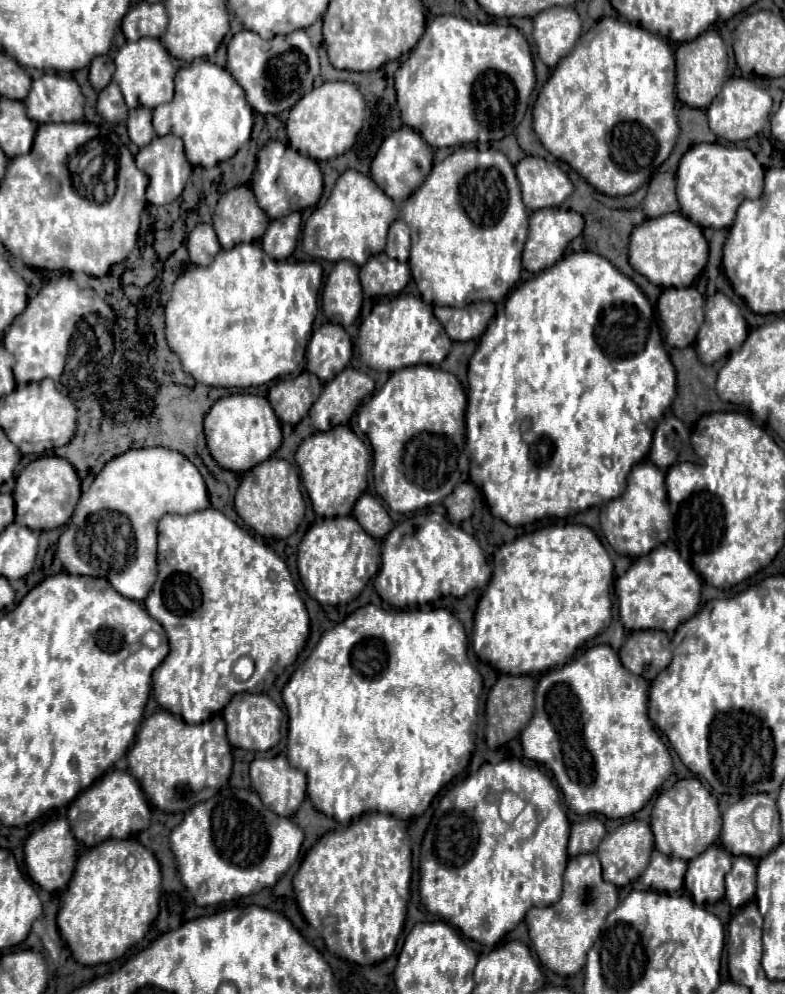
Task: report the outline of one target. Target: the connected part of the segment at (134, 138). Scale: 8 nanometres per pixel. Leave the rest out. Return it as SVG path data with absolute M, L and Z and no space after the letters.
M135 108L129 110L129 118L127 118L127 130L129 130L129 138L133 144L137 144L139 148L147 146L155 132L153 132L153 110L149 108Z

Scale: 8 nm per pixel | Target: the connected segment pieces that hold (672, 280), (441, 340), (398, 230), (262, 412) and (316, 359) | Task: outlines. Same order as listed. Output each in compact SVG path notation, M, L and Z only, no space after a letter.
M679 212L649 218L631 232L629 240L629 262L649 282L663 288L687 288L704 270L709 254L709 244L697 224Z
M401 294L373 306L359 328L359 350L365 366L379 372L395 372L415 364L439 366L451 350L451 340L445 336L441 322L437 322L431 304L417 296Z
M401 218L395 220L389 228L385 254L389 254L389 258L395 258L399 262L409 260L409 226L405 226Z
M231 394L219 398L205 416L207 448L213 460L231 472L245 472L265 462L281 446L281 424L267 398L255 394Z
M339 324L321 326L307 346L307 370L319 380L335 378L351 360L351 336Z

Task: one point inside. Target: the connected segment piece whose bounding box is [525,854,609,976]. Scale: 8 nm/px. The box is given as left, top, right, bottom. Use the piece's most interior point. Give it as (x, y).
(562, 933)

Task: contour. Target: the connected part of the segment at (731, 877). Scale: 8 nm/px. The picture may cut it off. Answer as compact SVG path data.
M733 858L733 868L725 876L727 886L727 902L733 908L741 908L755 898L755 876L757 866L751 858Z

